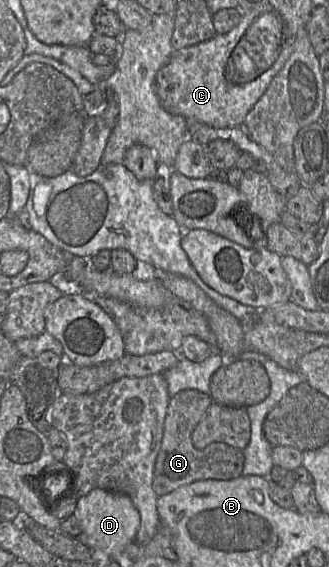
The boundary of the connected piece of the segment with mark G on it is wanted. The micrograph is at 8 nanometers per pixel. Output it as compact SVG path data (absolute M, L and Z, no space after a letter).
M196 389L182 390L171 397L163 440L154 466L152 486L158 497L196 481L230 480L242 476L244 450L225 443L212 443L202 450L193 445L192 434L212 403L211 396Z

